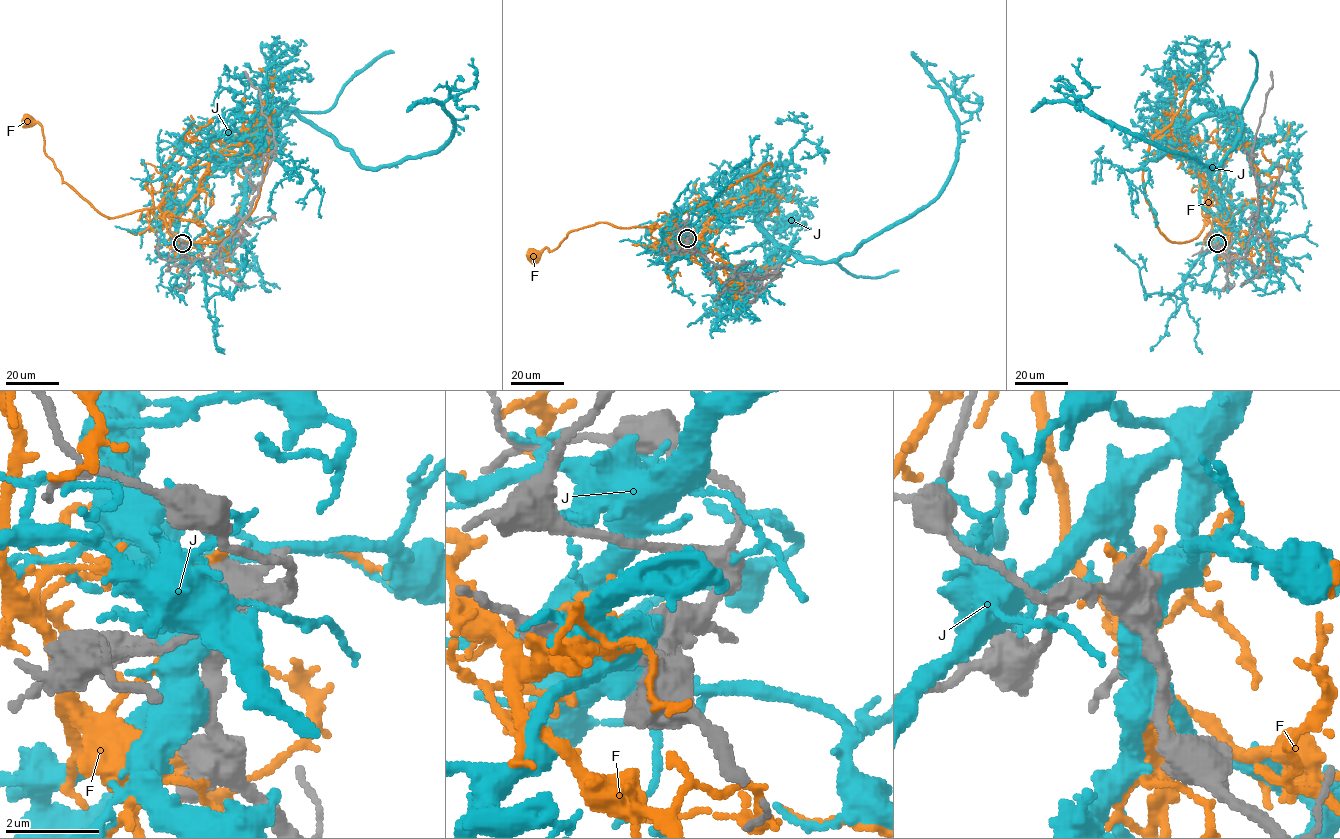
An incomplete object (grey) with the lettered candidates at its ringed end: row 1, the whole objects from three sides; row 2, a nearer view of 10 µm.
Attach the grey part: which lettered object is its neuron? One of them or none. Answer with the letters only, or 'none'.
none

